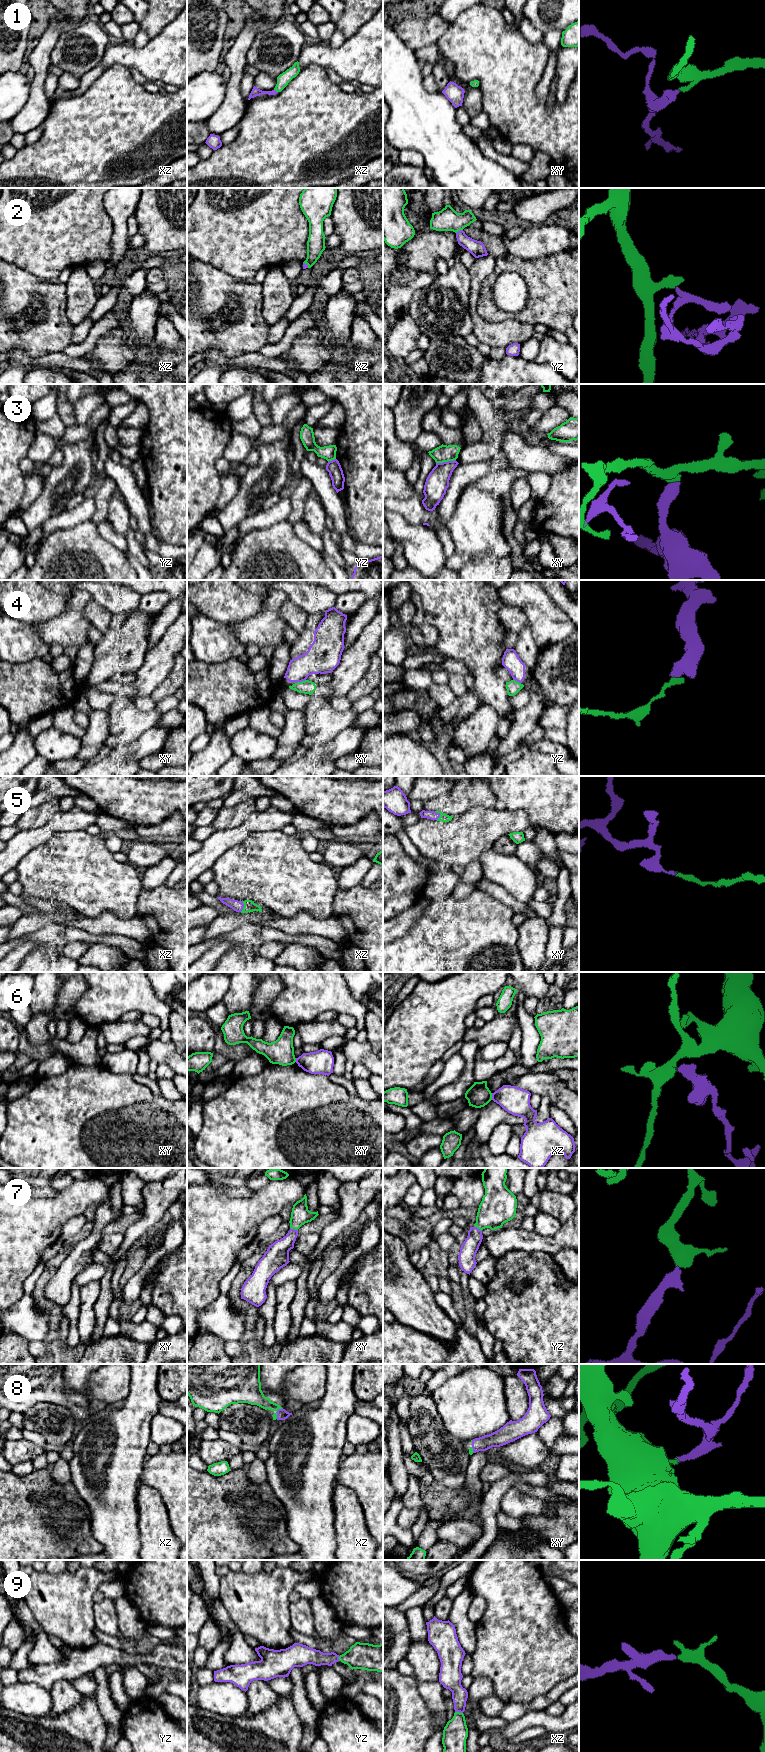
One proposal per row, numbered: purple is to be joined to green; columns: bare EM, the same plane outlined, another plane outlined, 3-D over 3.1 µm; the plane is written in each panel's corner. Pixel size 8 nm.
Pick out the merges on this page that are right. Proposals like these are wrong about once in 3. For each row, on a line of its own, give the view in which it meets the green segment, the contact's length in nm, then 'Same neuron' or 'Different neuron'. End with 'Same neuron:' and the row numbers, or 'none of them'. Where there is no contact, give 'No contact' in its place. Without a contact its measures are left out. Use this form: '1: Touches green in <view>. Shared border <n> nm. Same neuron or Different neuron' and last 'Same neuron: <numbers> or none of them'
1: Touches green in xz. Shared border 40 nm. Same neuron
2: Touches green in yz. Shared border 70 nm. Different neuron
3: Touches green in xy. Shared border 160 nm. Different neuron
4: Touches green in xy. Shared border 90 nm. Different neuron
5: Touches green in xz. Shared border 90 nm. Same neuron
6: Touches green in xz. Shared border 60 nm. Different neuron
7: Touches green in xy. Shared border 70 nm. Same neuron
8: Touches green in xz. Shared border 60 nm. Same neuron
9: Touches green in xz. Shared border 70 nm. Same neuron
Same neuron: 1, 5, 7, 8, 9

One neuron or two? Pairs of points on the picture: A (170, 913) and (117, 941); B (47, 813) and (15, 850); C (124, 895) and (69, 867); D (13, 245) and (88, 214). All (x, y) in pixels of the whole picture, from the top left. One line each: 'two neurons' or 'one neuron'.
A: two neurons
B: two neurons
C: one neuron
D: one neuron

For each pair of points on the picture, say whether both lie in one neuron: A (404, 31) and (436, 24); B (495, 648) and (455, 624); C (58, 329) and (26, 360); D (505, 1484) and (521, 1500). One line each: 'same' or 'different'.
A: same
B: same
C: different
D: different

